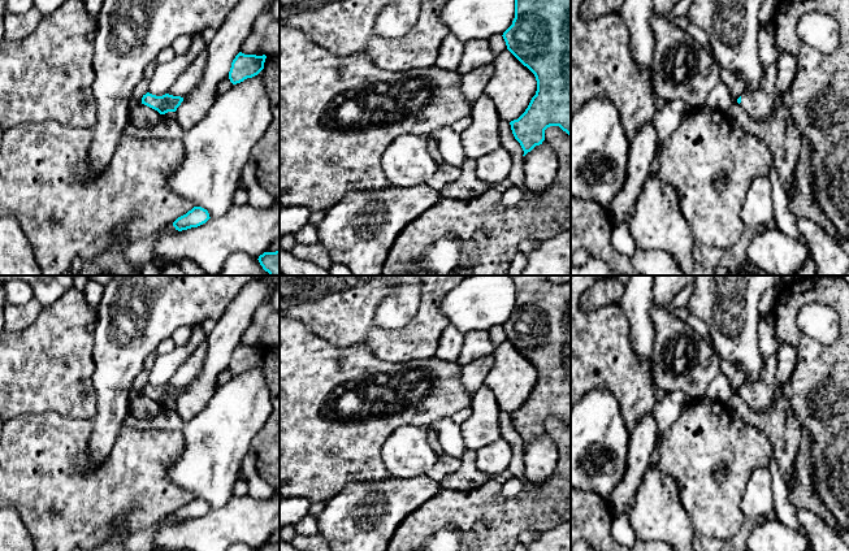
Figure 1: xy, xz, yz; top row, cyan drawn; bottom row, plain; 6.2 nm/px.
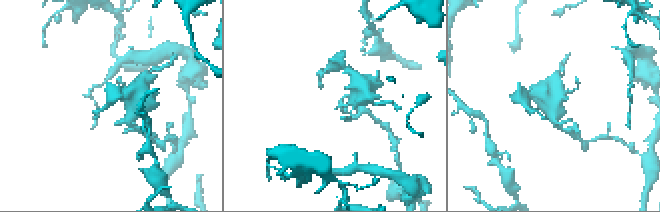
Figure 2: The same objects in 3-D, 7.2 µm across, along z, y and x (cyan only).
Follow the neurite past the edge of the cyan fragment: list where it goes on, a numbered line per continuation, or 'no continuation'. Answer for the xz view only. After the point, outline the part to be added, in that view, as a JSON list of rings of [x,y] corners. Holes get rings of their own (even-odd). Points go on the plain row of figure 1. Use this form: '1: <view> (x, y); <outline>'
no continuation

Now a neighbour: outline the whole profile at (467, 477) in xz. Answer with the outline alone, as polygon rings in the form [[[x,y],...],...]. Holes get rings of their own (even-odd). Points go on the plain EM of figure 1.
[[[467,451],[460,460],[460,468],[439,482],[442,489],[467,491],[482,486],[490,480],[488,474],[477,469],[473,451]]]

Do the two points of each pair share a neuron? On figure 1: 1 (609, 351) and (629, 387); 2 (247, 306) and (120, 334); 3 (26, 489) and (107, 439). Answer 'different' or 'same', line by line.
1: same
2: different
3: different

